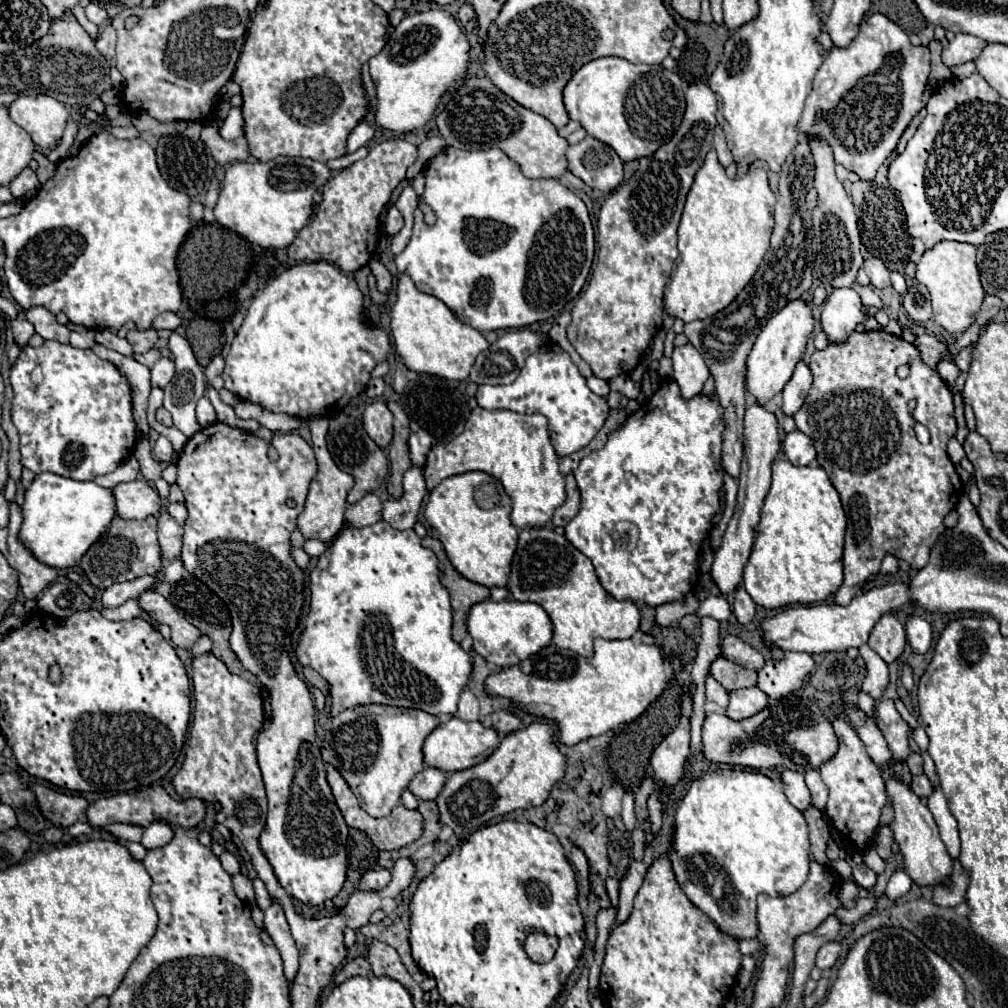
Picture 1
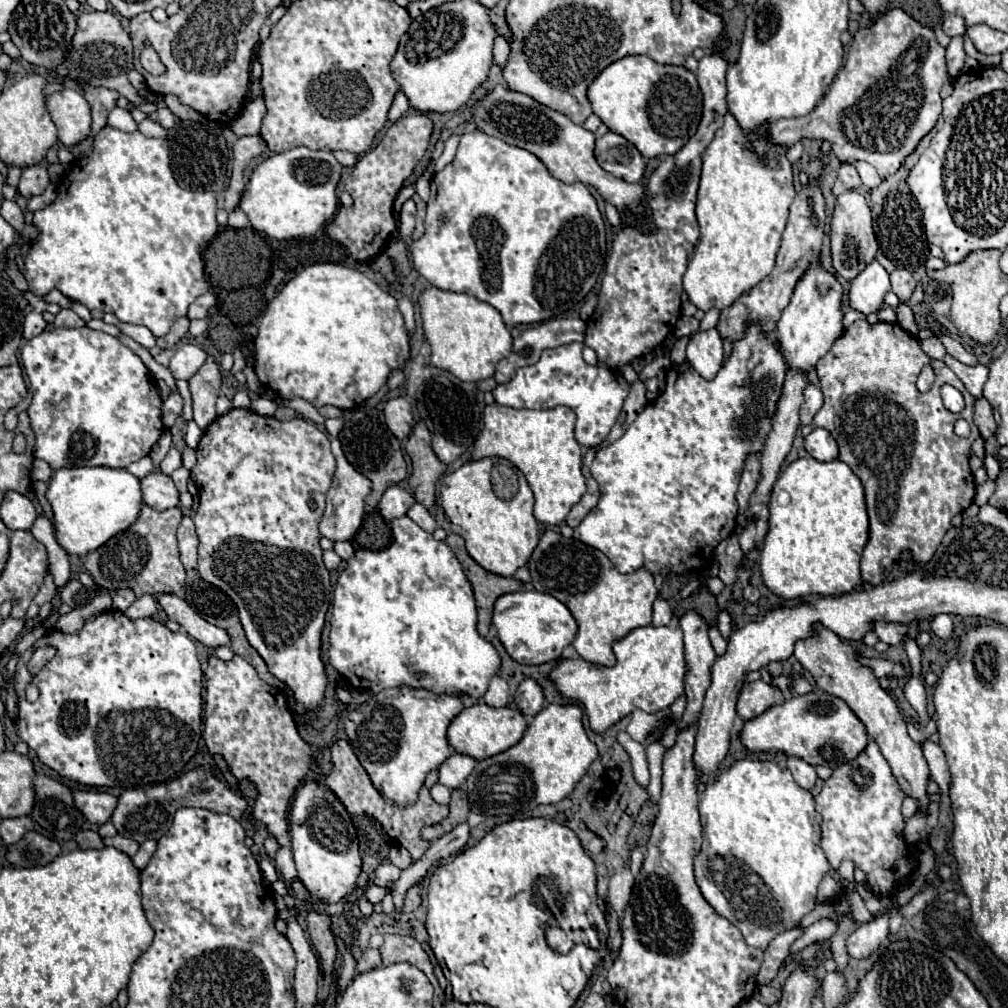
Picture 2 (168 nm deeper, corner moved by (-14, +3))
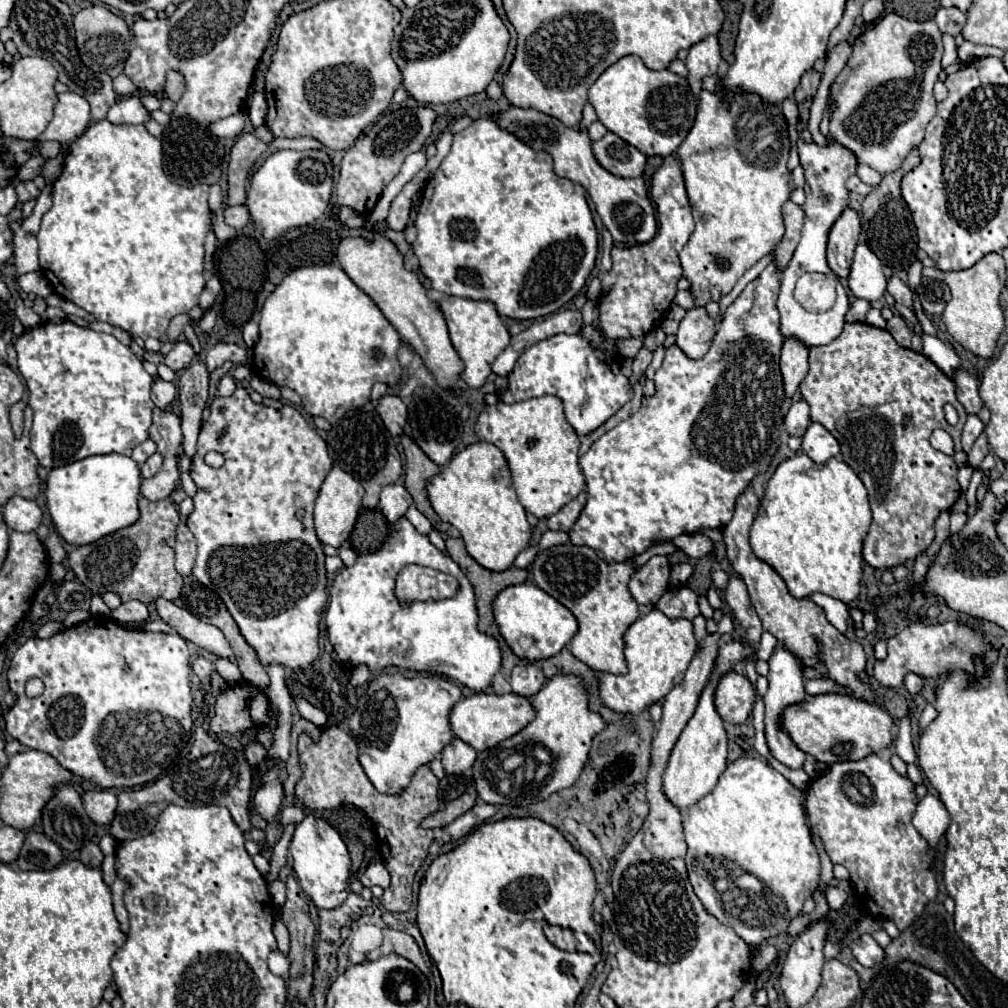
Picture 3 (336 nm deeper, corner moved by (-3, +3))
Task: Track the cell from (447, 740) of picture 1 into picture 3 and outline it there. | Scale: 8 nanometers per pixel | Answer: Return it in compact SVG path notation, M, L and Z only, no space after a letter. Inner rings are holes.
M481 691L481 693L473 693L471 697L461 699L453 707L451 729L453 729L455 737L467 741L473 749L485 751L485 749L491 749L497 743L505 741L507 737L513 737L515 733L519 733L533 719L535 719L535 709L533 709L529 697L523 697L517 693L497 695L493 691Z

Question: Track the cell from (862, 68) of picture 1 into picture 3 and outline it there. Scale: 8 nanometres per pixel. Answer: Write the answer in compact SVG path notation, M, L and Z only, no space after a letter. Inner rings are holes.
M895 13L883 15L871 29L867 29L863 35L855 39L853 53L845 69L837 75L835 83L831 85L833 99L833 117L829 129L831 137L841 145L847 145L847 149L851 149L859 157L859 163L865 163L883 175L897 171L903 159L909 155L909 151L919 147L927 123L935 117L937 103L933 97L933 85L941 73L941 55L943 55L941 31L933 19L919 23L909 21ZM909 49L915 49L915 63L911 59Z

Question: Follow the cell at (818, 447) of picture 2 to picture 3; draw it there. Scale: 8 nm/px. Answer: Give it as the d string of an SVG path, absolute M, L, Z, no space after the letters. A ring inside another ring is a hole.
M811 423L803 435L803 453L807 453L815 463L825 463L839 455L839 441L821 423Z

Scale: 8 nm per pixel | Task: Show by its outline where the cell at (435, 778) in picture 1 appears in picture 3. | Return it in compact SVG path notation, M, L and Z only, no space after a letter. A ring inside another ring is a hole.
M453 737L451 743L441 753L441 761L443 761L447 775L467 771L473 765L475 757L477 757L477 751L465 741L461 741L459 737Z

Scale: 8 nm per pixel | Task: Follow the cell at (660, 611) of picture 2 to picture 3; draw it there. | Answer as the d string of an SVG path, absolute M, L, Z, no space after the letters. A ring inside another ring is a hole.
M653 555L641 571L633 573L629 579L629 591L633 599L643 609L653 609L659 593L667 587L669 579L669 561L665 555Z

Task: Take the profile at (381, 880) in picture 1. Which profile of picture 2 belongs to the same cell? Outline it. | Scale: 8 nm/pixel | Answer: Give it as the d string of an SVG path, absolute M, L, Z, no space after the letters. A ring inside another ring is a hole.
M382 863L376 871L374 871L374 883L376 885L388 885L394 883L400 877L400 869L392 863Z

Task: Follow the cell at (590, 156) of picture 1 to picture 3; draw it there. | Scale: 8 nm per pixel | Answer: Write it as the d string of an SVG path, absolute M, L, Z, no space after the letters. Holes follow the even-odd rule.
M607 133L603 139L595 141L593 153L595 153L595 159L613 175L641 177L645 171L647 157L633 145L625 143L615 133Z

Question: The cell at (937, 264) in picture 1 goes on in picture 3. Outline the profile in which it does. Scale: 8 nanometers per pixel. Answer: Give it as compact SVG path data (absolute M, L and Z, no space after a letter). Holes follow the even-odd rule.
M989 253L979 263L975 263L971 269L945 273L935 267L923 267L923 275L931 277L931 279L939 279L939 281L947 283L951 289L953 297L943 311L943 323L945 323L947 331L951 333L951 337L957 343L961 343L967 351L975 353L977 357L991 359L995 353L997 339L1005 329L1005 317L1003 317L1003 309L999 305L999 295L1001 295L1001 289L1005 287L1005 279L1007 279L1005 259L999 253Z

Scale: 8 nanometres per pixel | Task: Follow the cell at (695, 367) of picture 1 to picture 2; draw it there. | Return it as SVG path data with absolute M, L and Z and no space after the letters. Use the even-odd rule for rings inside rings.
M716 329L704 331L704 333L694 333L690 337L686 357L690 365L704 377L704 379L714 379L716 373L722 367L722 339Z

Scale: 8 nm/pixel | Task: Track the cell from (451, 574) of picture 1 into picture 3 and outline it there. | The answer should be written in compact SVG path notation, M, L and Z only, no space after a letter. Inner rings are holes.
M447 539L447 551L451 559L463 569L471 585L475 587L477 597L477 611L479 611L479 629L487 631L491 627L493 619L493 601L499 591L503 591L509 585L525 583L529 579L529 569L517 569L511 567L507 571L495 573L485 567L481 567L465 549L463 539Z

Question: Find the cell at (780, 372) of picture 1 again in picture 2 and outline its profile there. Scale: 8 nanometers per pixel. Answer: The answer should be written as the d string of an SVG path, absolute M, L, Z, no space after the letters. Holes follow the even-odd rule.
M820 263L798 281L798 289L790 299L790 305L782 311L782 317L776 325L776 341L778 349L784 355L788 369L798 369L808 373L820 357L824 357L830 345L842 335L842 313L840 313L840 299L842 299L842 285L836 281L834 275L822 269ZM826 287L826 291L820 291Z

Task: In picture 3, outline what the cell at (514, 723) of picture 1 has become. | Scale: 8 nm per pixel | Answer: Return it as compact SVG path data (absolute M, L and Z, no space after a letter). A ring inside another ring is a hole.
M533 663L517 665L513 669L513 675L511 675L513 693L525 695L525 697L533 697L543 687L543 683L545 683L543 671L541 671L541 667L537 667Z

